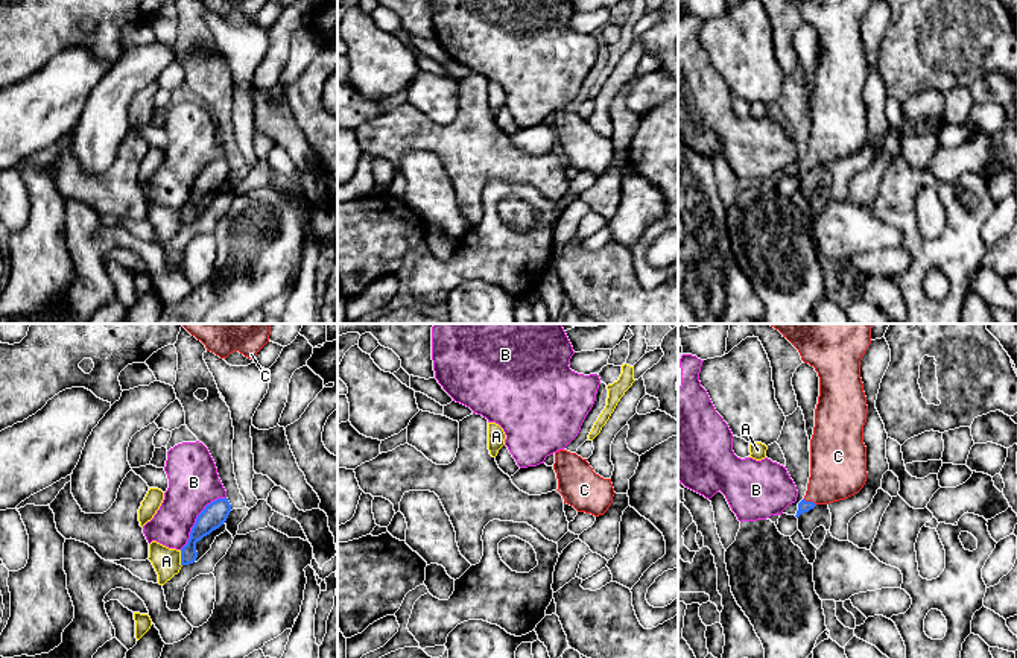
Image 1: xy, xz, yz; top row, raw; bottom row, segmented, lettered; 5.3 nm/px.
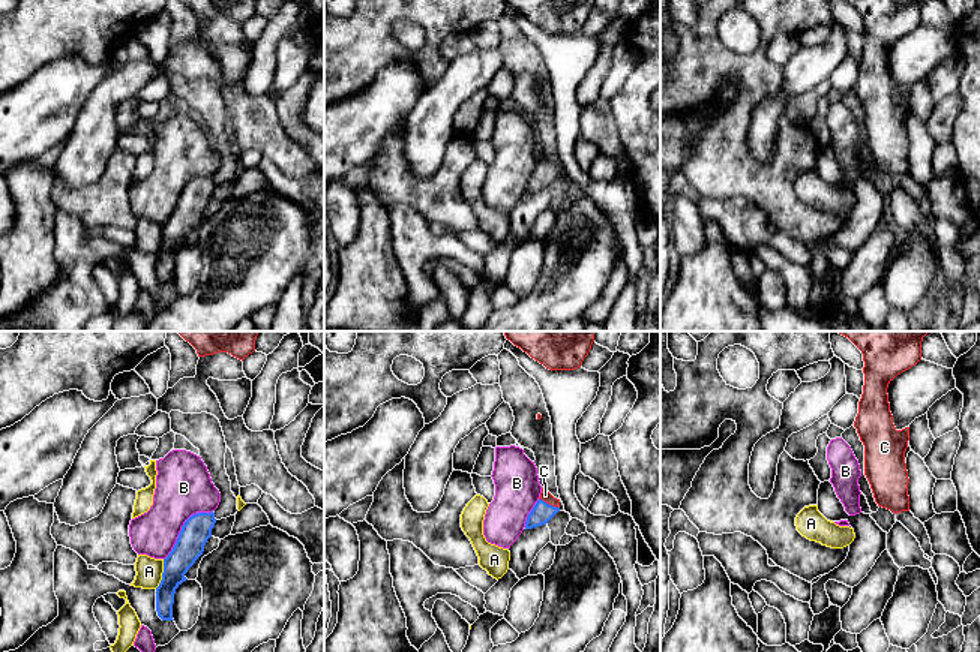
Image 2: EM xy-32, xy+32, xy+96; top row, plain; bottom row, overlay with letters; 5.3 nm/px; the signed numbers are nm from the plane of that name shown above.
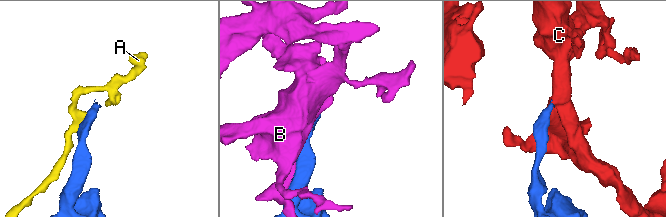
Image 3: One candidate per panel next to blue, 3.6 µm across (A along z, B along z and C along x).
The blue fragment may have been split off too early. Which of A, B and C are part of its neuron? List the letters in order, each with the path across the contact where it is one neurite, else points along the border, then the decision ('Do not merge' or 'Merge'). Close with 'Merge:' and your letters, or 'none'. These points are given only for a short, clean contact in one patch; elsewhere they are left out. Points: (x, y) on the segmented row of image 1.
A: Boundary: xy (180, 550), (181, 566). Do not merge
B: Do not merge
C: Path across: yz (803, 506), (809, 502), (835, 476), (838, 465). Merge
Merge: C

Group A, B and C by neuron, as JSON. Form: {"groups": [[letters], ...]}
{"groups": [["A"], ["B"], ["C"]]}

